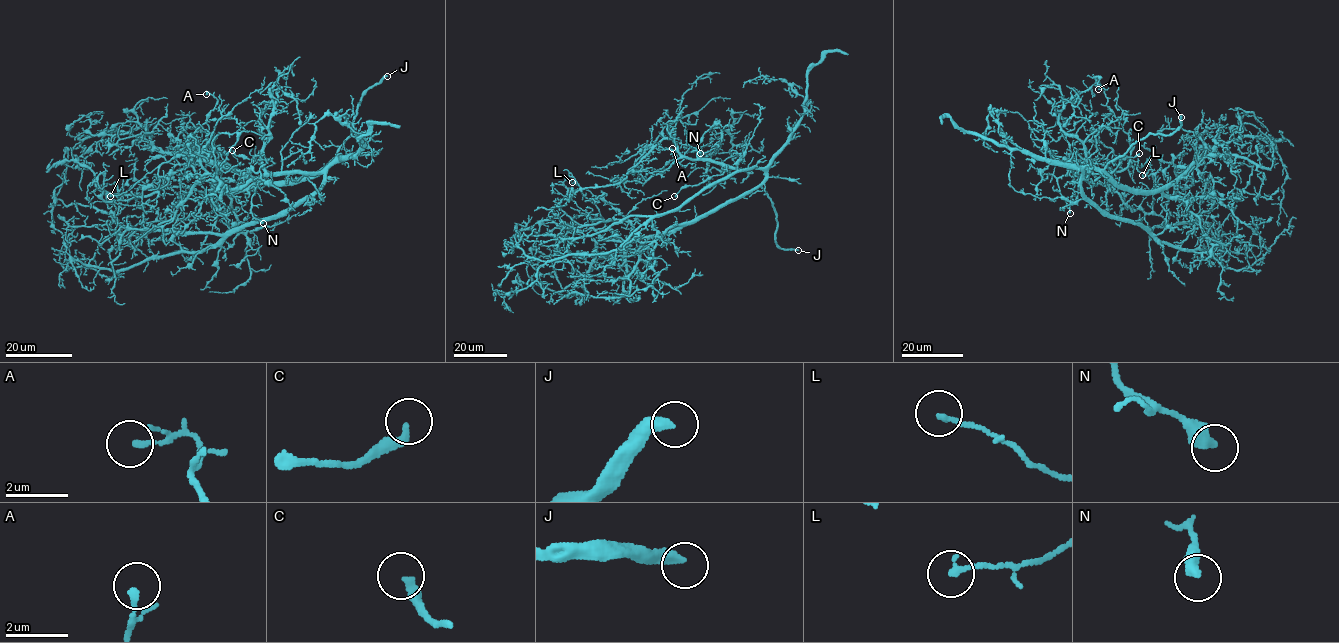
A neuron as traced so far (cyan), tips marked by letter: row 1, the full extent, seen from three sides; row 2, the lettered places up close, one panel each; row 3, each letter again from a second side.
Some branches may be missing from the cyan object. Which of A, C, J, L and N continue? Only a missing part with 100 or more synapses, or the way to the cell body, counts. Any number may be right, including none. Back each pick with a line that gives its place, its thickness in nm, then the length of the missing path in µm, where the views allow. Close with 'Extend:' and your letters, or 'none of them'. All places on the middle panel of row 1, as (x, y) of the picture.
J: (798, 250) | 400 nm | 15 µm
Extend: J

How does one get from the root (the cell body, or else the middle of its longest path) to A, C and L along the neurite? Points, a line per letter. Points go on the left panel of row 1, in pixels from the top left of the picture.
A: (333, 161), (319, 171), (251, 177), (231, 192), (199, 179), (182, 148), (217, 102), (206, 94)
C: (333, 161), (319, 171), (290, 170), (274, 174), (263, 170), (257, 162), (235, 155), (232, 150)
L: (333, 161), (282, 182), (246, 178), (212, 162), (177, 164), (166, 177), (146, 186), (134, 183), (110, 196)

